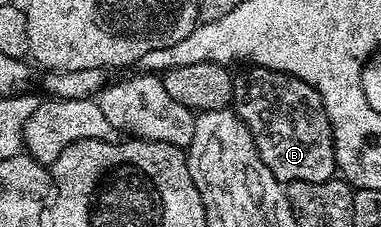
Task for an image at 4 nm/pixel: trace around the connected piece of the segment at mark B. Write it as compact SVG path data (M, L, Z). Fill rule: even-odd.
M248 66L241 76L237 75L232 81L232 102L231 107L234 109L236 116L246 126L246 130L250 130L250 134L254 138L254 146L258 146L258 154L262 158L262 162L266 162L266 166L270 170L270 174L274 174L274 178L278 178L281 184L287 186L293 184L295 180L298 182L326 182L333 179L337 175L336 167L336 151L334 150L334 138L332 137L332 127L330 126L330 118L324 109L324 103L319 94L311 88L306 82L302 82L296 76L291 76L285 72L278 70L270 70L269 68L257 68Z

